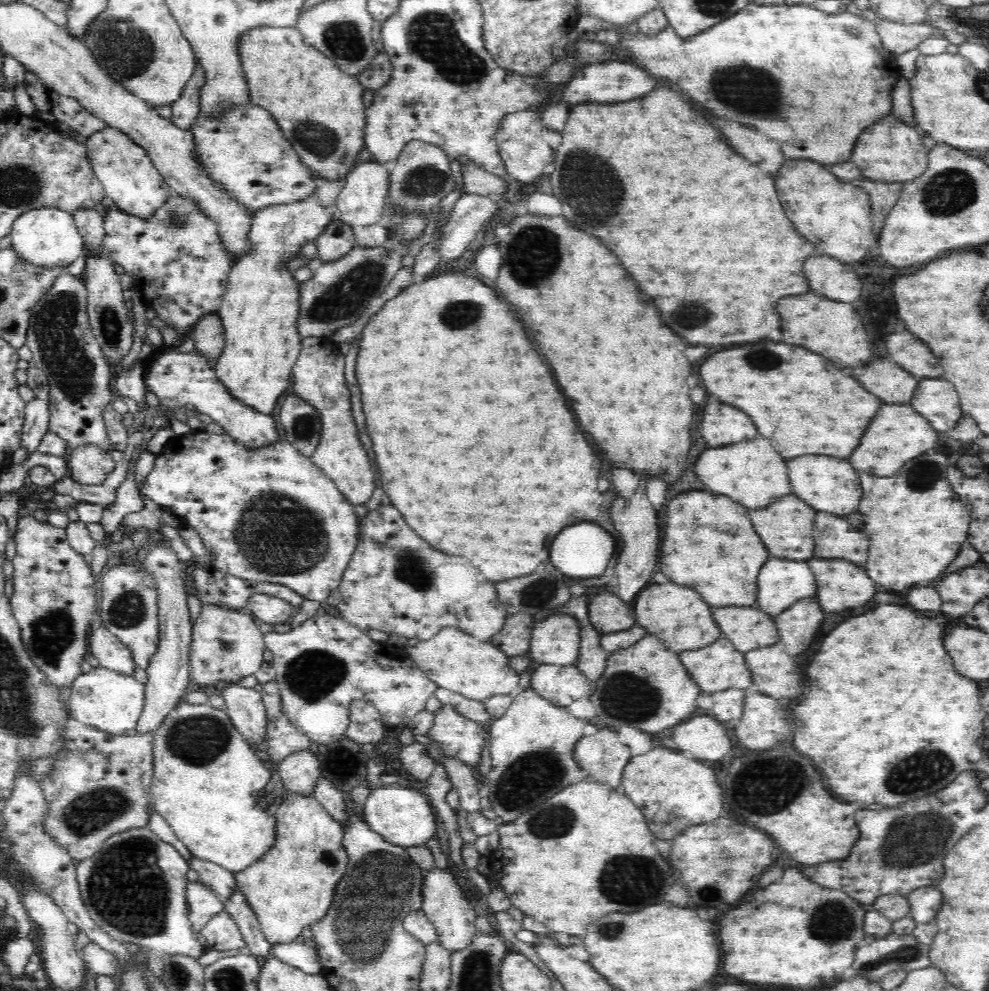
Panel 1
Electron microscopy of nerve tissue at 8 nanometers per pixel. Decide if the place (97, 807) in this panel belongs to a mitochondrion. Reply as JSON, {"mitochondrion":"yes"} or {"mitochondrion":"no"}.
{"mitochondrion":"yes"}

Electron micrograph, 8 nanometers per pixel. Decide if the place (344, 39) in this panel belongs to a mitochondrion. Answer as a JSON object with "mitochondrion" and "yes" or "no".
{"mitochondrion":"yes"}

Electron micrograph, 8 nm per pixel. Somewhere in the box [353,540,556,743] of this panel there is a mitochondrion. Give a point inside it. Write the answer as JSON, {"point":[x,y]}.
{"point":[409,566]}

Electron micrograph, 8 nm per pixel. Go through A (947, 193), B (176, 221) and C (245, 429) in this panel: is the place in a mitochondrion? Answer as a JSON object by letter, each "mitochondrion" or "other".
{"A":"mitochondrion","B":"mitochondrion","C":"other"}

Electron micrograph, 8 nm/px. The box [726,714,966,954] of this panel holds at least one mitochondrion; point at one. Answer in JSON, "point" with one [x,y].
{"point":[914,842]}

